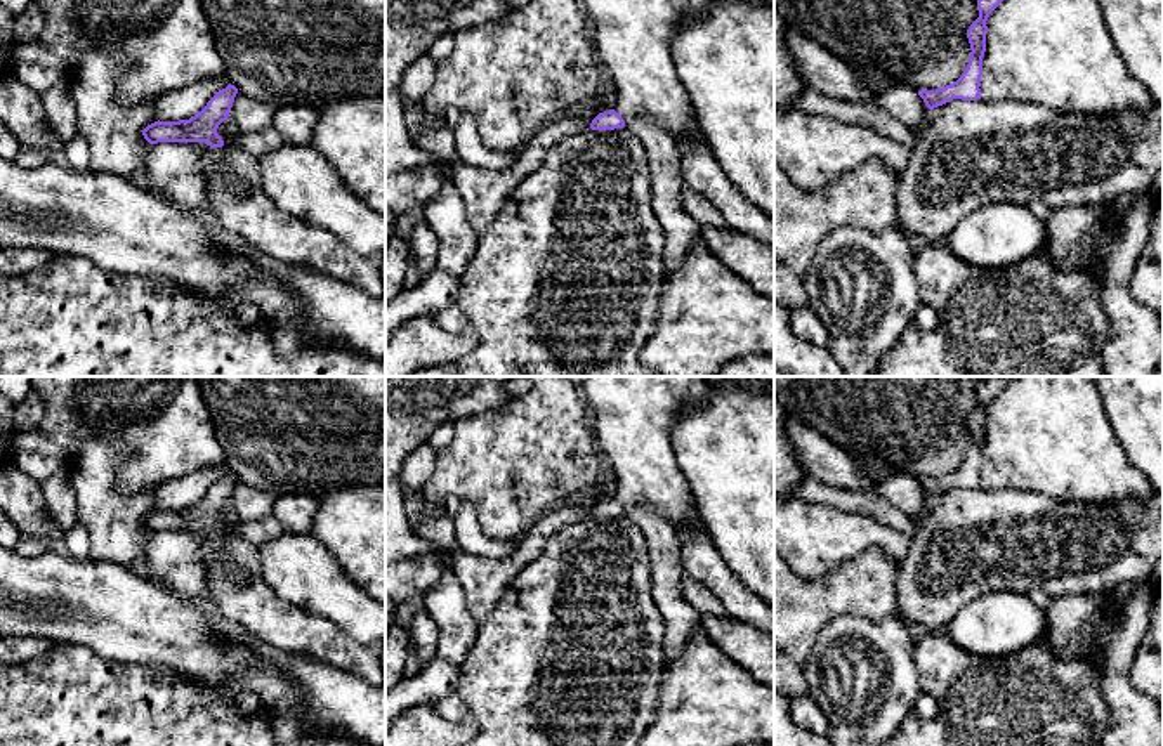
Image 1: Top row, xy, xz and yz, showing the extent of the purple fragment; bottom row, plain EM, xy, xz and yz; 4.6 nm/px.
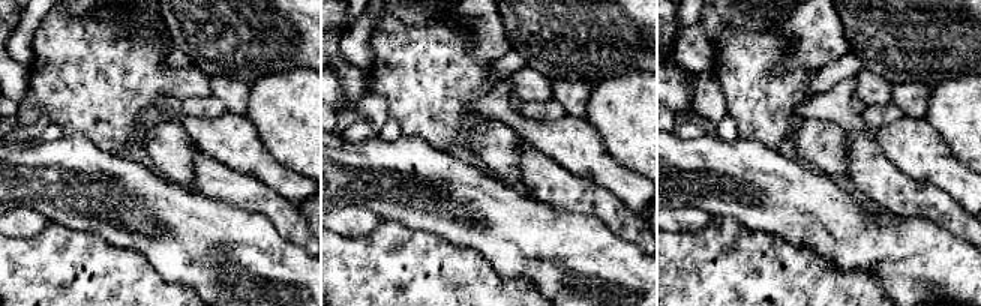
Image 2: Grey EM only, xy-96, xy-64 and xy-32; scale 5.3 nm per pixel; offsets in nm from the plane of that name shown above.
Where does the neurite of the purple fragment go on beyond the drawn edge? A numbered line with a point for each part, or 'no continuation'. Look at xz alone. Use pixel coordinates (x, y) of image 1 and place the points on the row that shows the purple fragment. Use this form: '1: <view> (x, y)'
1: xz (632, 39)

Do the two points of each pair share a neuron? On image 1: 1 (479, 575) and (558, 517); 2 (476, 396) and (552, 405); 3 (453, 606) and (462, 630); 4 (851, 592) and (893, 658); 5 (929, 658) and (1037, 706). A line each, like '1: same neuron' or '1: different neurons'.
1: same neuron
2: different neurons
3: same neuron
4: different neurons
5: same neuron

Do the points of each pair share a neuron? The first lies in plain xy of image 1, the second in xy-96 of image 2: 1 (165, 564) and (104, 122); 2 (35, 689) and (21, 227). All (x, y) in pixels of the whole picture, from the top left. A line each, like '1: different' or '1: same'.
1: different
2: different

